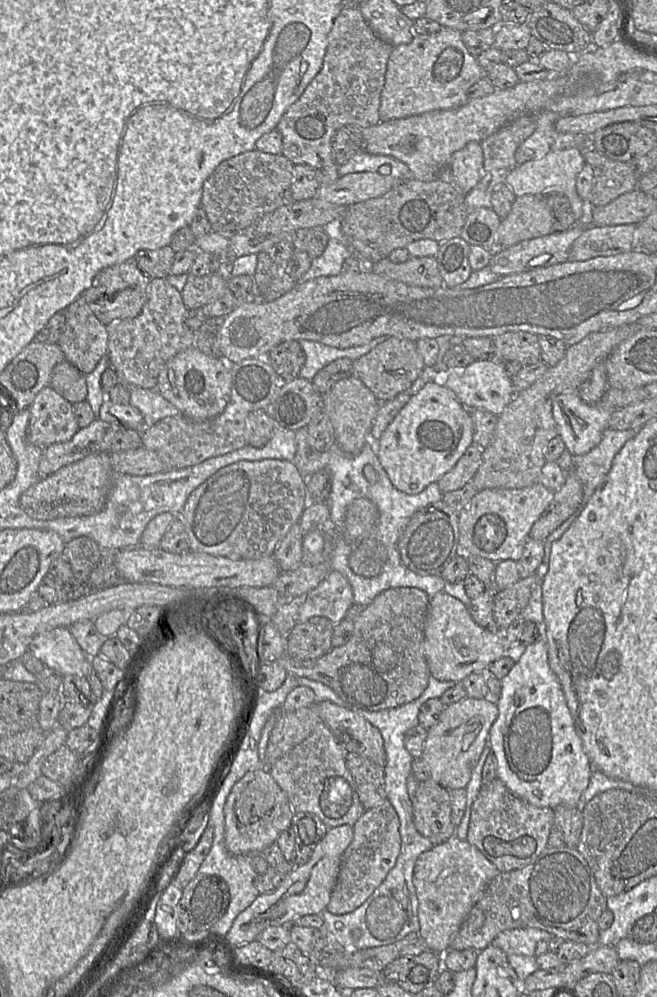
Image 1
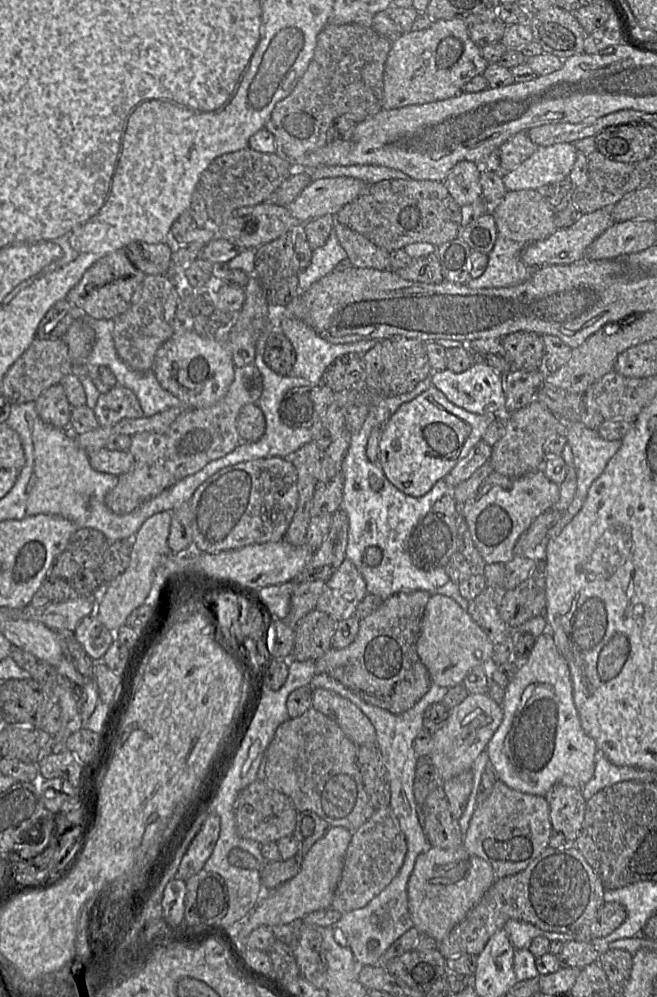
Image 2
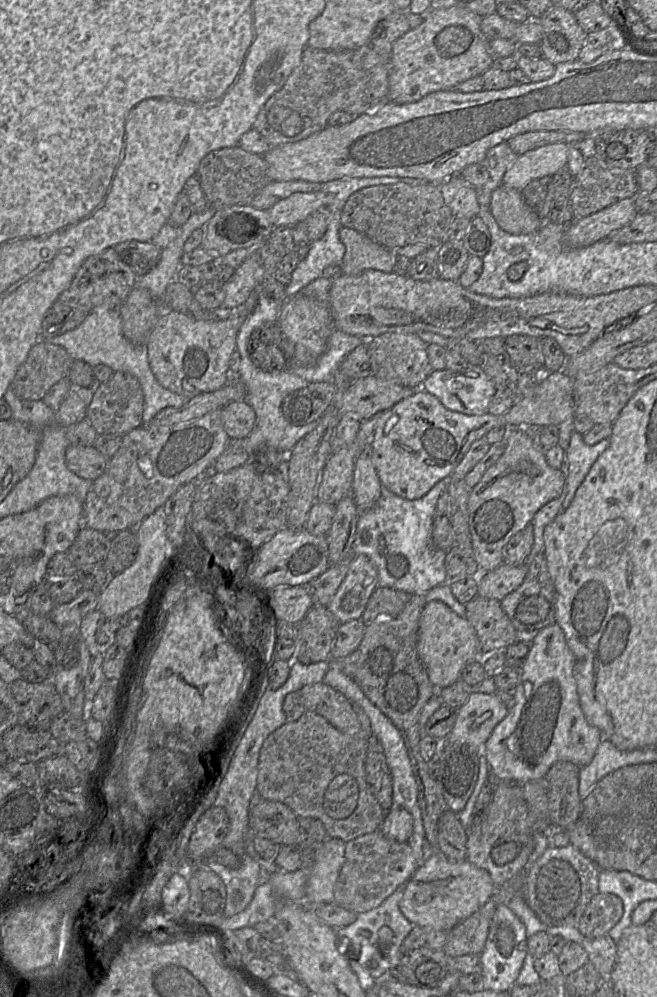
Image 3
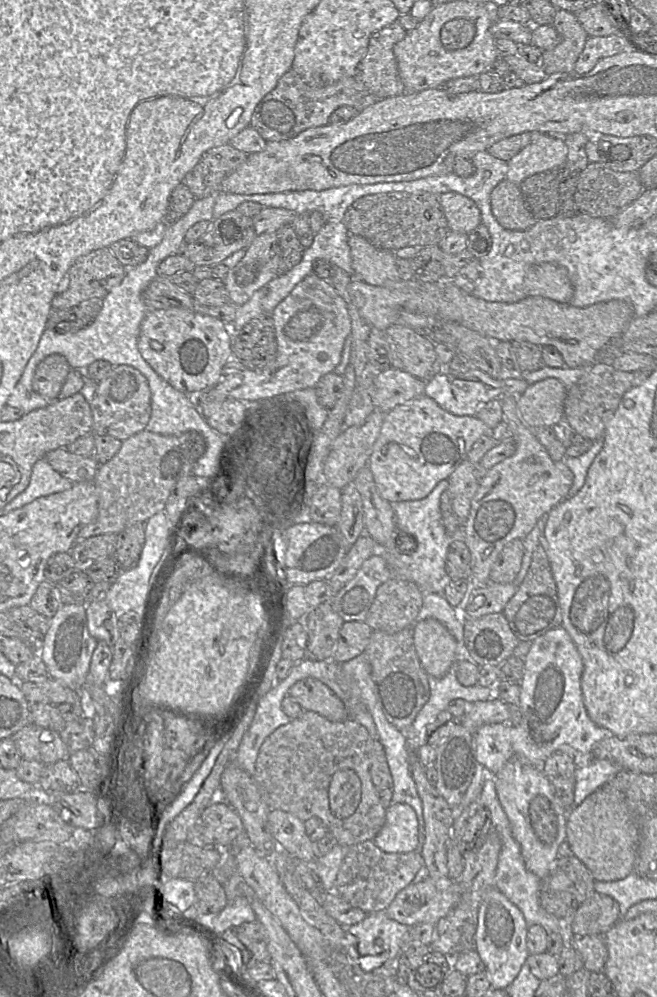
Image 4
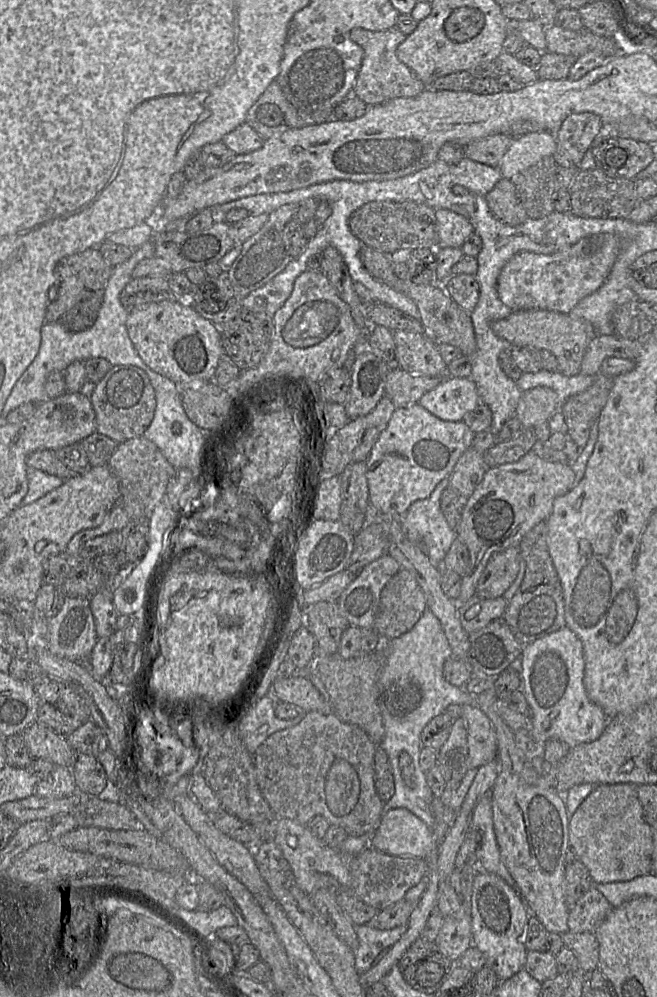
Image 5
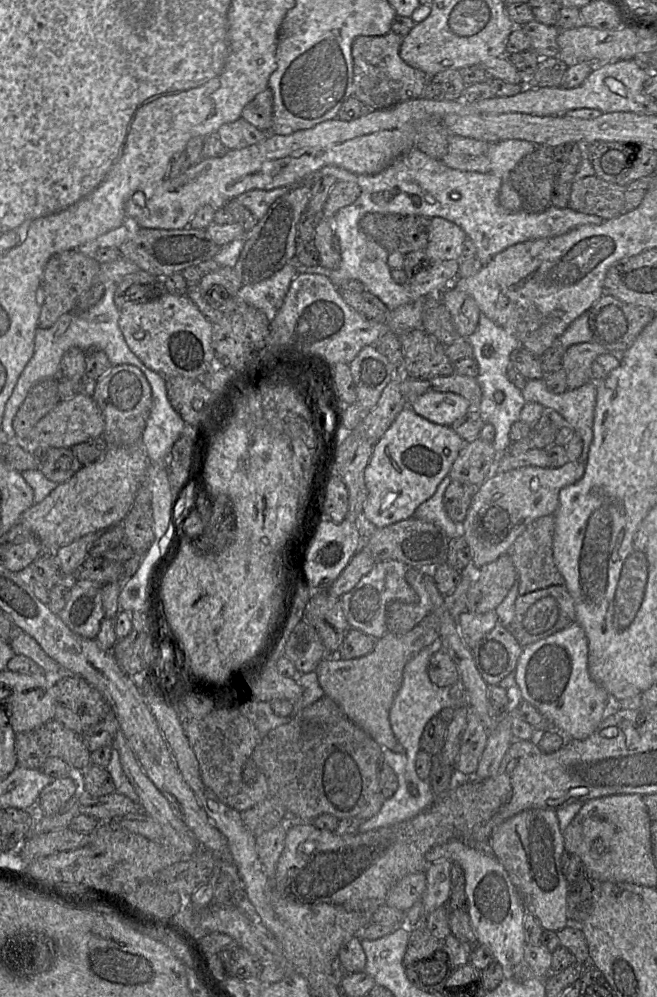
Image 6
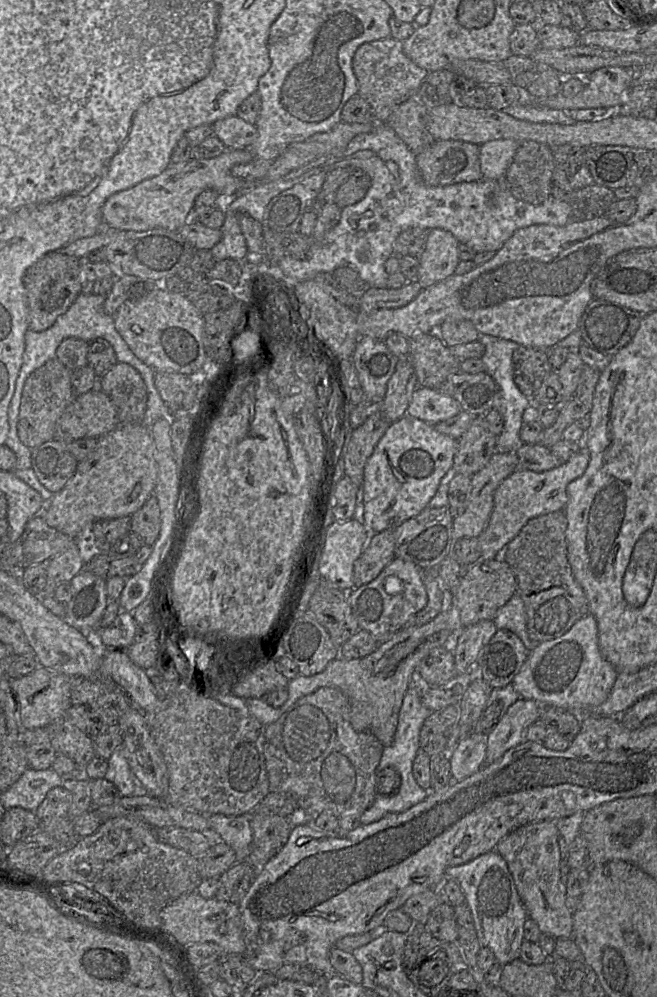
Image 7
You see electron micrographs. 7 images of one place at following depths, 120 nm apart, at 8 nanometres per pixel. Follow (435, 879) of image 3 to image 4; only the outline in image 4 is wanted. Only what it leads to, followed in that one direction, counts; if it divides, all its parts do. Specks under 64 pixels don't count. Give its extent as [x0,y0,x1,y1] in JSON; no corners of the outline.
[386,877,460,928]

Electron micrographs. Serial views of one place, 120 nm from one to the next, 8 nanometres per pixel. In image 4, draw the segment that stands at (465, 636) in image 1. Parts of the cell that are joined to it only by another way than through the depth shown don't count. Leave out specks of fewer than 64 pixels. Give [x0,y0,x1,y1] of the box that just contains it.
[414,618,460,677]

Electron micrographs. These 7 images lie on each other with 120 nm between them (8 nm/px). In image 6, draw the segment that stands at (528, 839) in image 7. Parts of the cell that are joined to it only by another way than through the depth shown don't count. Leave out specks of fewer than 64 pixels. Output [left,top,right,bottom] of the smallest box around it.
[489,809,569,933]

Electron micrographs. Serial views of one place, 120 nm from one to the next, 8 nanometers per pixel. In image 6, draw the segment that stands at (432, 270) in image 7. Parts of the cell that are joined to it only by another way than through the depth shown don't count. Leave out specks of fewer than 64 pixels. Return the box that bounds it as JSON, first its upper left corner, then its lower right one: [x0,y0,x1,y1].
[425,217,466,264]

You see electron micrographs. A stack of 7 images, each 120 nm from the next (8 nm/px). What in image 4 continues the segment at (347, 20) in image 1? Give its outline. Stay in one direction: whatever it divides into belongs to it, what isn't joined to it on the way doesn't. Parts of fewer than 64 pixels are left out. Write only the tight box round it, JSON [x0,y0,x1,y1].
[250,70,380,141]

